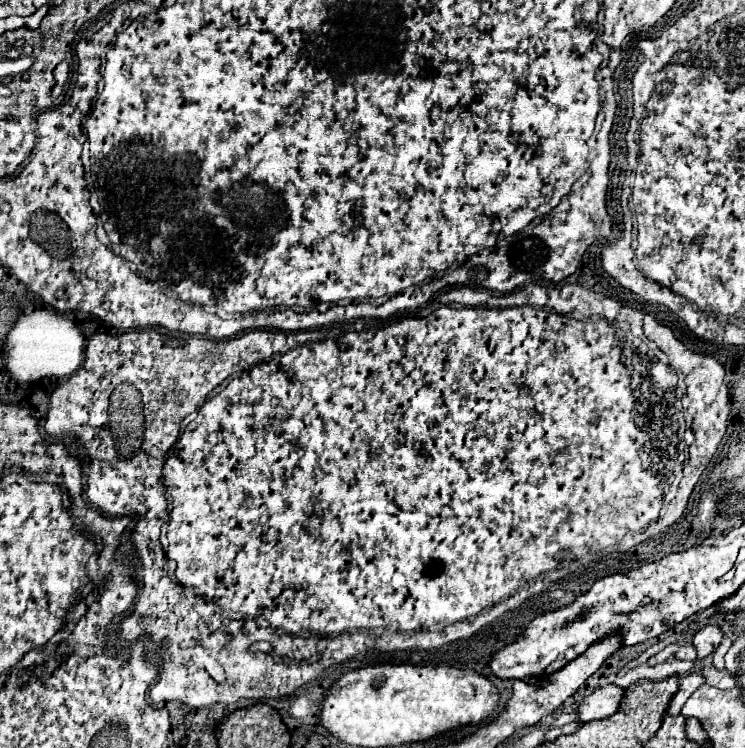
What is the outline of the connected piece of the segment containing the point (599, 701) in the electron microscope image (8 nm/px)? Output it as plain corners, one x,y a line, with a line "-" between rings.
608,684
604,688
598,688
592,696
588,696
578,706
578,712
580,712
578,720
580,722
592,722
592,720
608,718
616,712
622,698
624,698
624,688
620,688
616,684

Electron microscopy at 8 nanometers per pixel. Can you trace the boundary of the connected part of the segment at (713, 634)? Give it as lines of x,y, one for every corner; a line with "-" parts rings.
706,626
706,628
698,630
694,634
694,642
692,642
694,648
698,650
698,658
702,660
702,658
710,656
720,646
722,638
724,638
724,634
722,634
722,630
718,626

